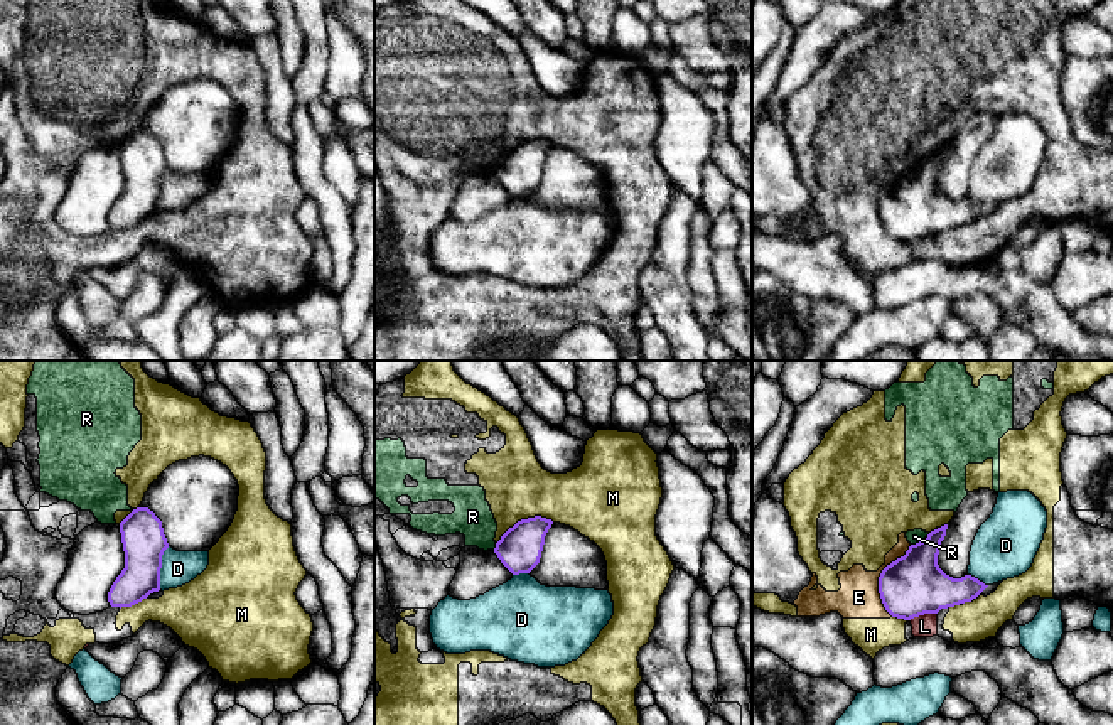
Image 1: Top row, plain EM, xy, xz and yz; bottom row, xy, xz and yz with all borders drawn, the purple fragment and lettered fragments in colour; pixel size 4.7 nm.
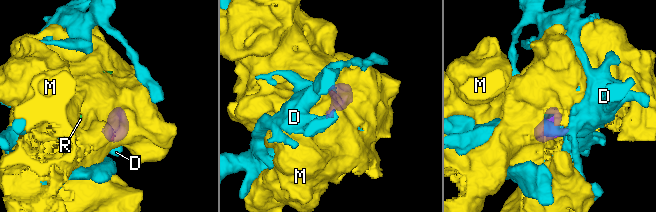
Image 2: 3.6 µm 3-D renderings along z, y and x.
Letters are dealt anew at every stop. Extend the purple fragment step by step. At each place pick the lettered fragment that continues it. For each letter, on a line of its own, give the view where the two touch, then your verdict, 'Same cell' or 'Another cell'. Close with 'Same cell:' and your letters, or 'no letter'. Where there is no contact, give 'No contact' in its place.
D: Touches purple in xy. Same cell
E: Touches purple in yz. Another cell
L: Touches purple in yz. Another cell
M: Touches purple in xz. Another cell
R: Touches purple in yz. Another cell
Same cell: D

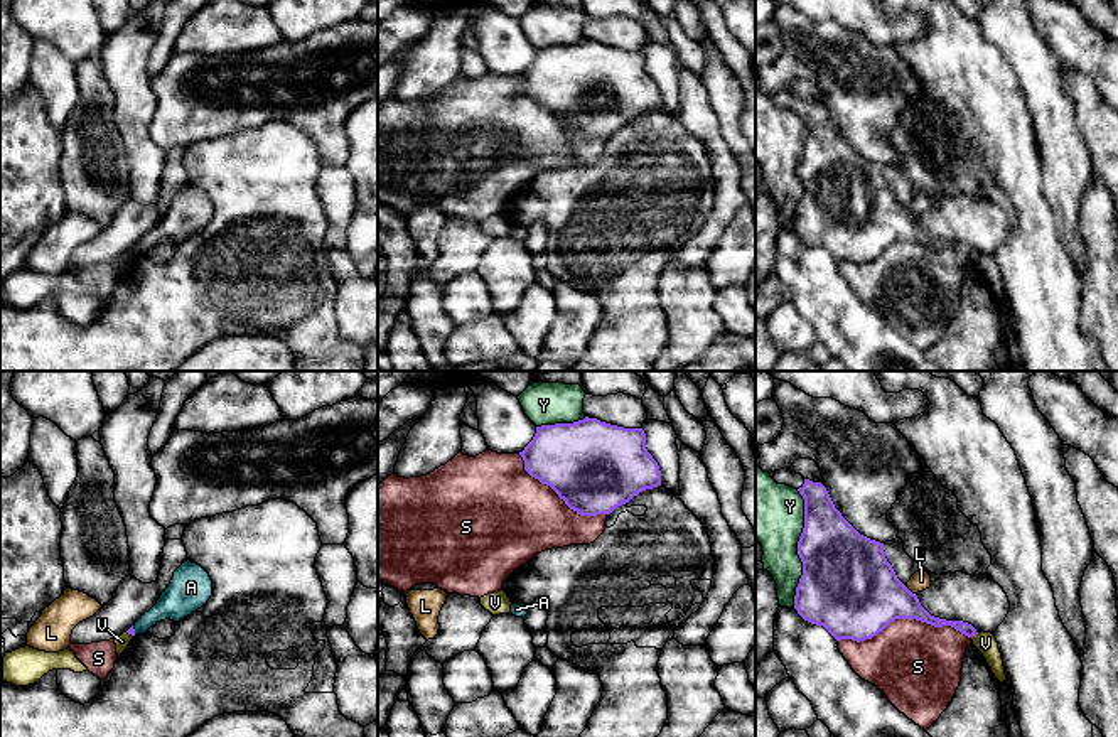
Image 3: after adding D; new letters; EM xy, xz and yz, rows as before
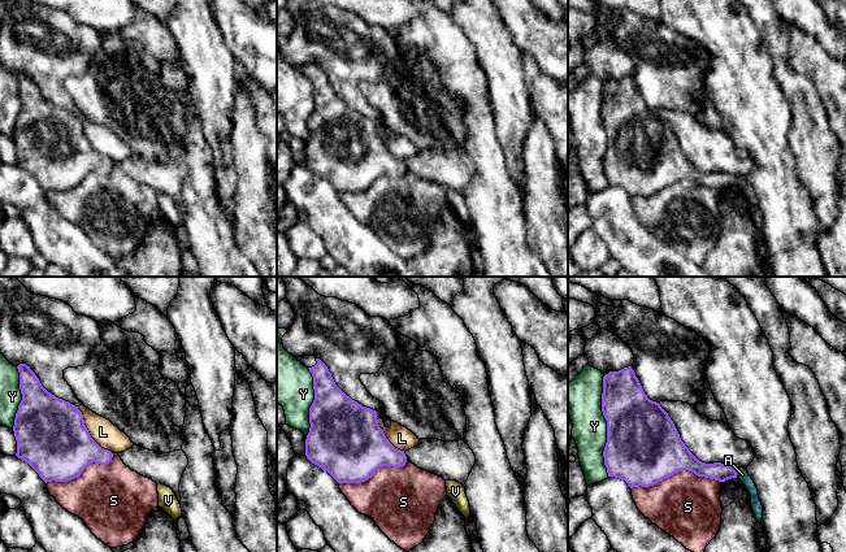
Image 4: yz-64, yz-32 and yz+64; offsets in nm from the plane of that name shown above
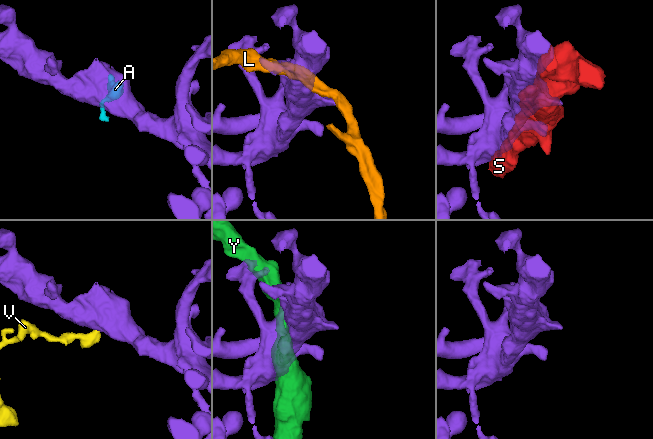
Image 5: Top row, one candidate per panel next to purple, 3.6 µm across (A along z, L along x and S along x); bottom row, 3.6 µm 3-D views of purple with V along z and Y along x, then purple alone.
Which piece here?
A: Touches purple in xy. Another cell
L: Touches purple in yz. Another cell
S: Touches purple in yz. Another cell
V: Touches purple in yz. Another cell
Y: Touches purple in yz. Another cell
Same cell: no letter

